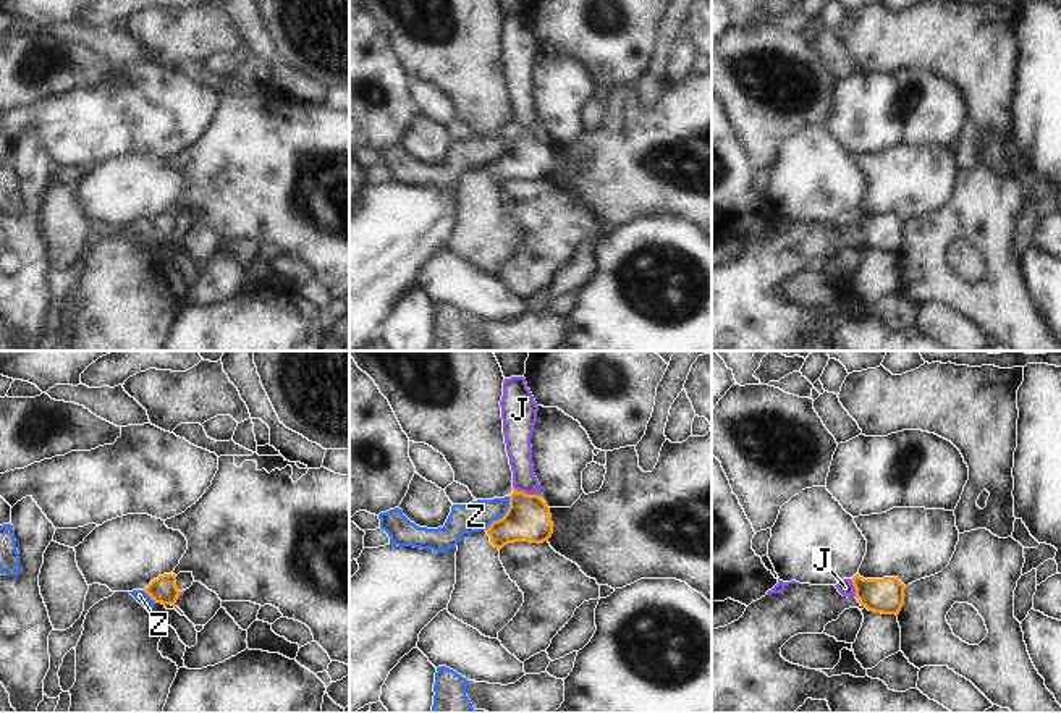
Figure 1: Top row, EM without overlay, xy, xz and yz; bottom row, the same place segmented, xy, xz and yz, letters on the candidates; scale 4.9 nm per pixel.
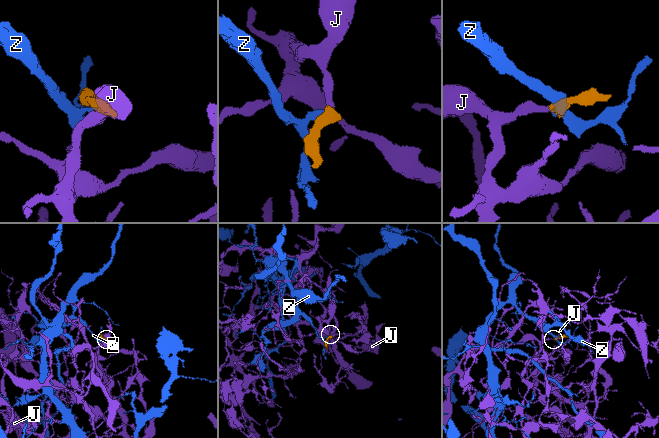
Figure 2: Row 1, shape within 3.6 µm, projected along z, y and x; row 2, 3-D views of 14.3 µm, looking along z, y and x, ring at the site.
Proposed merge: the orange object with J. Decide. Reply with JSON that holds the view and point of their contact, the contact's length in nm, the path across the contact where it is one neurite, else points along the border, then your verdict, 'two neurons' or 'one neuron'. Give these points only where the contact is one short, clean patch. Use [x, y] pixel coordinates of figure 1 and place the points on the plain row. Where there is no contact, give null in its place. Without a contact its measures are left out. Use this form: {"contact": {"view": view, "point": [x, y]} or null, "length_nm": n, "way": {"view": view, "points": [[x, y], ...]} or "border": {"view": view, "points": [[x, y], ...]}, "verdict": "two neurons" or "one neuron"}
{"contact": {"view": "xz", "point": [526, 131]}, "length_nm": 130, "way": {"view": "xz", "points": [[528, 156], [526, 131], [518, 83]]}, "verdict": "one neuron"}

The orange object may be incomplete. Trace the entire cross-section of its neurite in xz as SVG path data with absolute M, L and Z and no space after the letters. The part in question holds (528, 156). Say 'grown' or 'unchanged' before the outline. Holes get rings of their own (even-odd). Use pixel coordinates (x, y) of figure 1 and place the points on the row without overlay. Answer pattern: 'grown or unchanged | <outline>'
grown | M524 15L503 19L500 39L506 91L513 108L513 131L506 152L487 167L490 181L501 188L508 181L543 181L553 171L550 146L540 136L540 121L534 112L530 74L539 44Z

